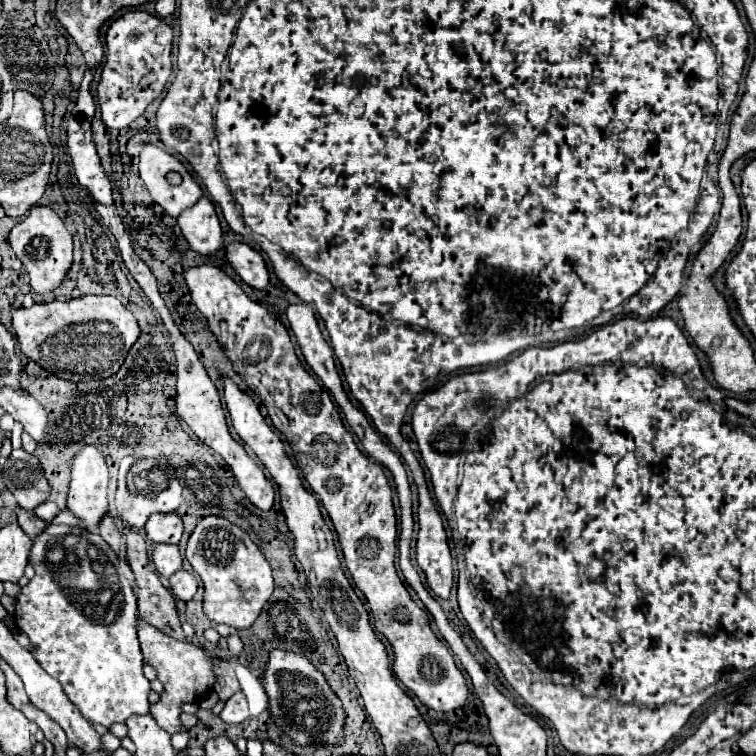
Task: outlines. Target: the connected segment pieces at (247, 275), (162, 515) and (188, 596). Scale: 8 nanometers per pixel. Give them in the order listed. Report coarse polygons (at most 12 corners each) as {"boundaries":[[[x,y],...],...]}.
{"boundaries":[[[244,242],[224,248],[228,264],[252,288],[268,286],[264,258]],[[158,512],[144,530],[154,544],[178,544],[184,528],[176,512]],[[178,570],[170,576],[174,596],[188,602],[194,598],[196,578]]]}

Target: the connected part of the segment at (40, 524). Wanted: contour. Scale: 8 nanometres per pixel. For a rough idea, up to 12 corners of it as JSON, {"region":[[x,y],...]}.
{"region":[[16,506],[20,528],[30,538],[38,536],[46,522],[32,510]]}

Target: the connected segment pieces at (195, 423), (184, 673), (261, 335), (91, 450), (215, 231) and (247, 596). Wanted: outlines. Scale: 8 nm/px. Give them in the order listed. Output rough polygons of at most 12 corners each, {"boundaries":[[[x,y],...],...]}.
{"boundaries":[[[166,308],[178,416],[232,468],[248,500],[274,506],[274,486],[236,442],[214,382]],[[140,624],[144,660],[164,686],[154,718],[180,732],[180,706],[214,686],[202,648]],[[218,266],[184,272],[238,376],[292,444],[394,674],[468,698],[394,568],[382,466],[358,450],[290,334]],[[96,446],[72,458],[68,508],[86,530],[108,510],[108,466]],[[202,196],[180,212],[190,248],[210,256],[224,246],[214,204]],[[206,516],[186,558],[214,624],[250,628],[274,592],[250,536]]]}

